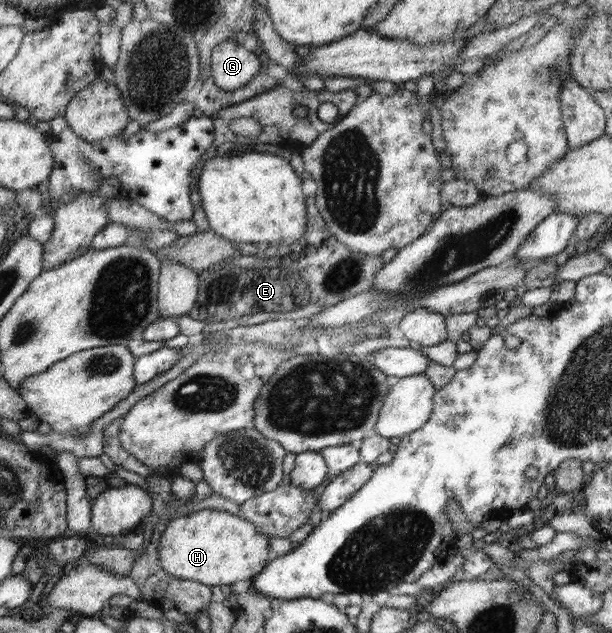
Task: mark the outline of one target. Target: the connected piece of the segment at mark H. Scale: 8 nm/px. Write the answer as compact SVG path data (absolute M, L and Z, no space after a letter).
M204 509L186 516L177 516L169 521L158 543L163 569L181 579L198 581L203 585L228 585L236 581L247 581L258 573L269 562L269 538L255 530L255 525L230 512Z

